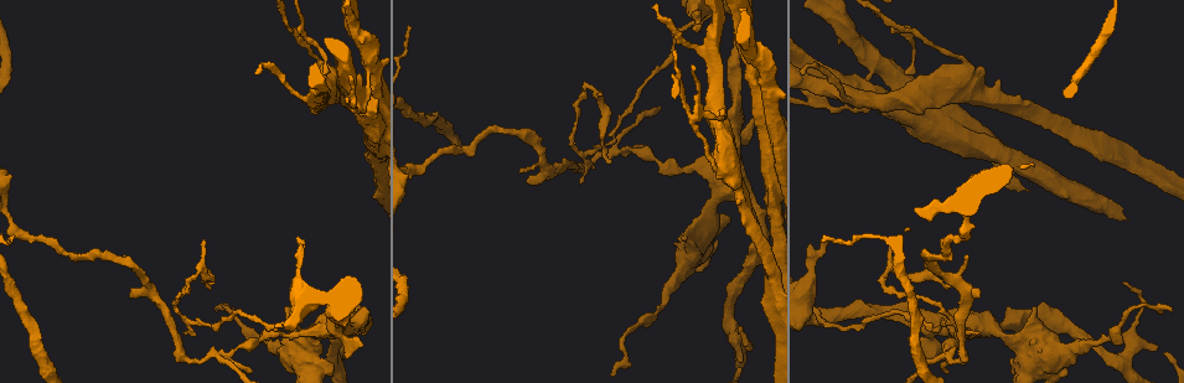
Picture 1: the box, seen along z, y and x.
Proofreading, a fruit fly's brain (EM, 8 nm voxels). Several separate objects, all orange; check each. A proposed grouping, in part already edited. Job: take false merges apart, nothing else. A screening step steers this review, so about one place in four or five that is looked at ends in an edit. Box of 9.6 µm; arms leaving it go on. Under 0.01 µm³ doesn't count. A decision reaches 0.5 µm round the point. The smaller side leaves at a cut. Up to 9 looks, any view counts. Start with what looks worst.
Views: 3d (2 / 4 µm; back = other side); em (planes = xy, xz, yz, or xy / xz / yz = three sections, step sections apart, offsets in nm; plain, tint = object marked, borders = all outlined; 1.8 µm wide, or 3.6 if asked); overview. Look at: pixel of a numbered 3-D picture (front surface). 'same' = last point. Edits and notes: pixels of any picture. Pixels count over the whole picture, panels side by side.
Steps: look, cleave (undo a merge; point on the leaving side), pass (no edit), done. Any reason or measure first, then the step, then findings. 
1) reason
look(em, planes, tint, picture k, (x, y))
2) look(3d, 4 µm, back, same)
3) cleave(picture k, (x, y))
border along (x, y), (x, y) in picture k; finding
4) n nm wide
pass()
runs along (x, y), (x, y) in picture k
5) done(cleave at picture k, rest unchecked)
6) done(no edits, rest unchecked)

a fork
look(3d, 2 µm, picture 1, (916, 33))

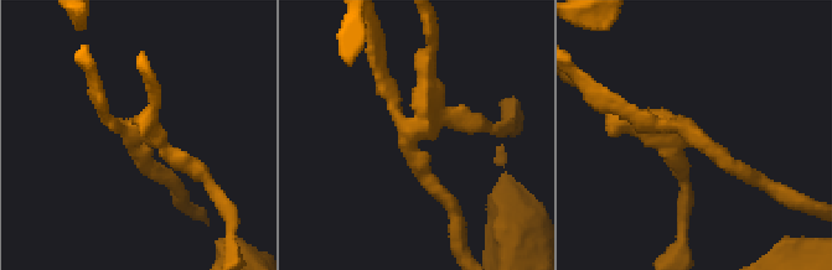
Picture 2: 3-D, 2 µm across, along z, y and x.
need the tissue
look(em, planes, tint, picture 2, (128, 128))

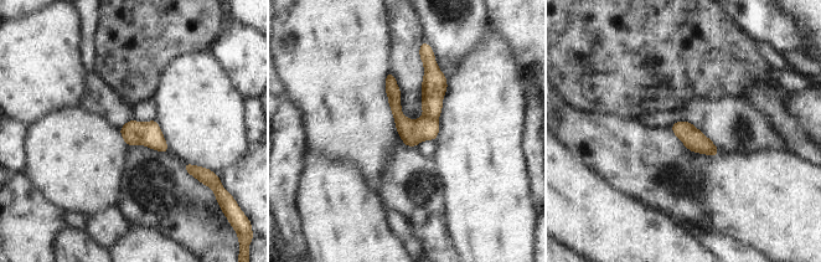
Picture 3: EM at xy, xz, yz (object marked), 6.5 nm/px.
cleave(picture 3, (412, 132))
two cells meet here

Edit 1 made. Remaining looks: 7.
redraw
look(overview)

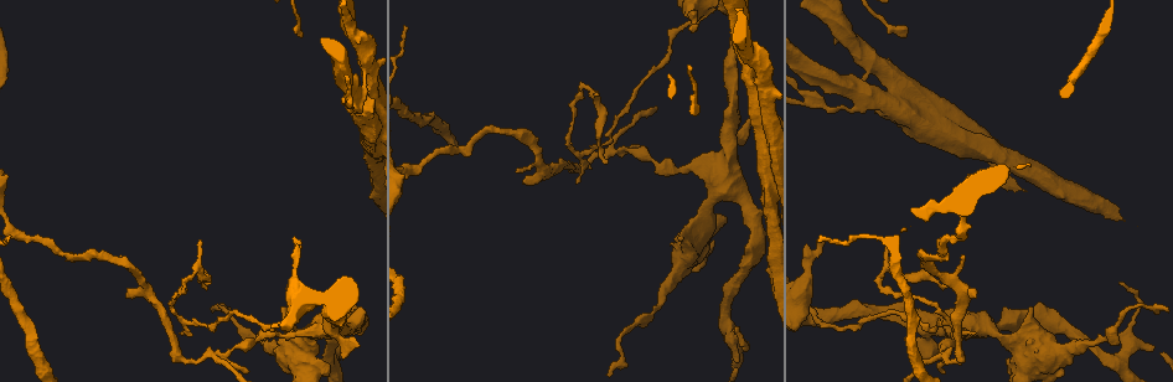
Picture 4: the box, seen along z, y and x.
thin neck
look(3d, 2 µm, picture 4, (943, 356))

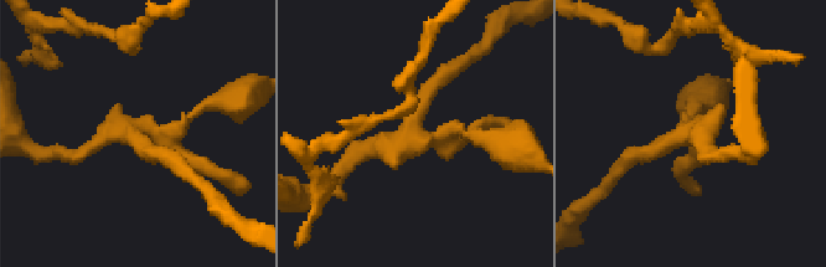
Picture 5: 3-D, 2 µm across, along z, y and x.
shape alone is not enough
look(em, xy, step 4, tint, picture 5, (690, 138))

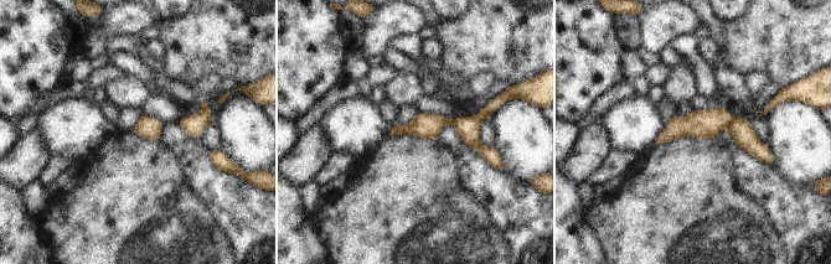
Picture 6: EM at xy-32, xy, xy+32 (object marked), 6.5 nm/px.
cleave(picture 6, (701, 124))
border along (733, 119), (727, 128) in picture 6; two cells meet here

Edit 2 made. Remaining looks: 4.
see it whole again
look(overview)

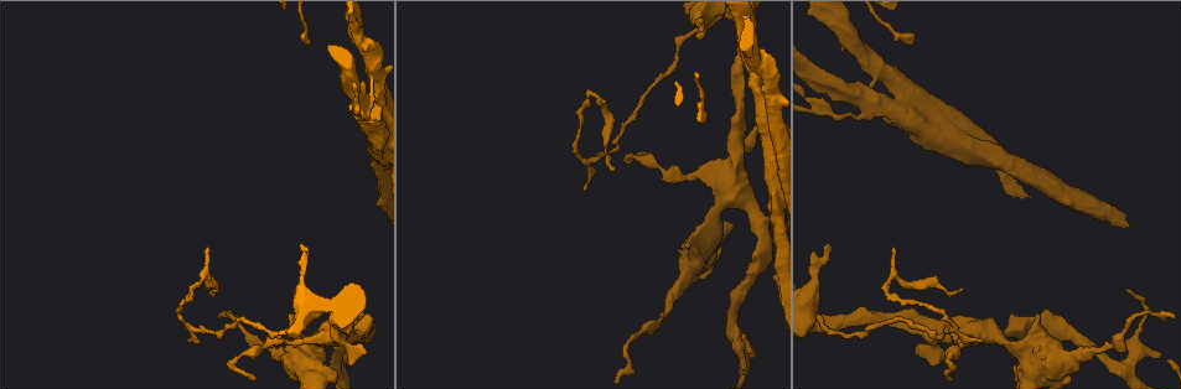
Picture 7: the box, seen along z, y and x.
sharp bend
look(em, yz, step 8, tint, picture 7, (737, 331))

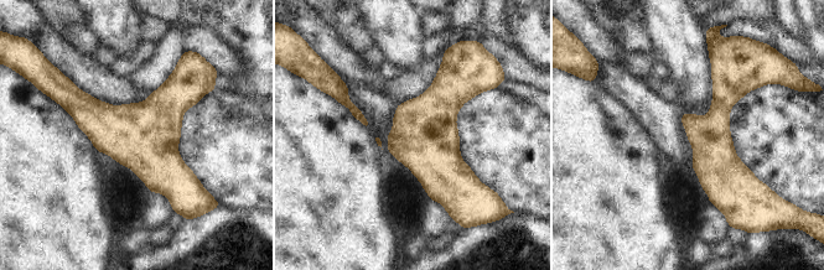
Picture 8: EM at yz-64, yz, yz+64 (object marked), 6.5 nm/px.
look(em, planes, tint, same)

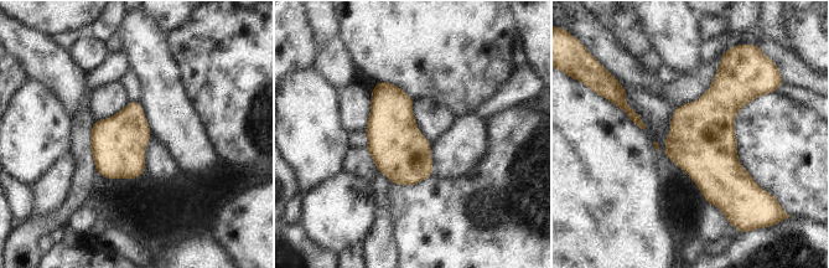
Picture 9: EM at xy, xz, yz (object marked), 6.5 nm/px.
pass()
continuous, no second cell

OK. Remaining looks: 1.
done(cleave at picture 3, cleave at picture 6, rest unchecked)

